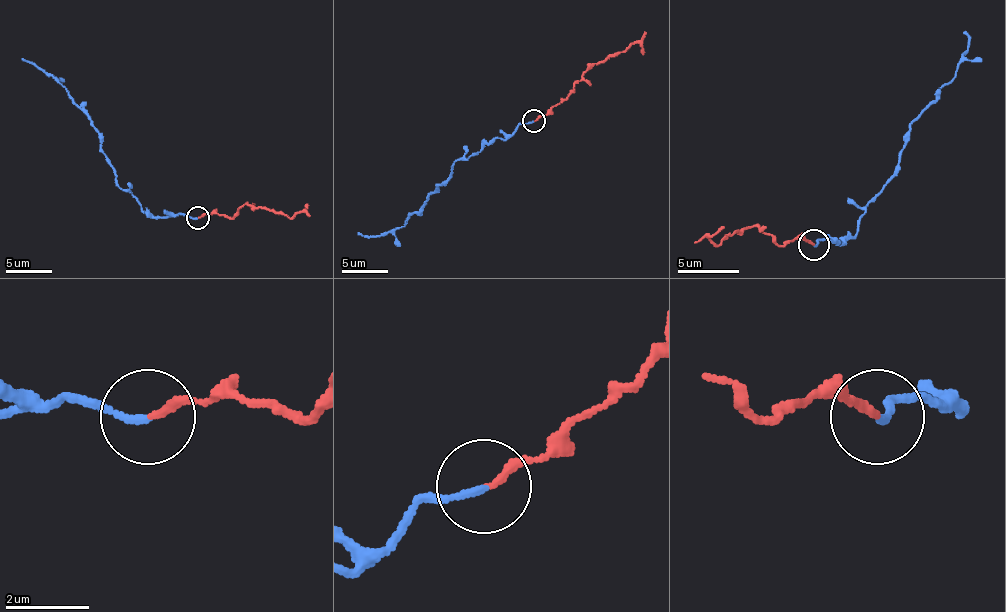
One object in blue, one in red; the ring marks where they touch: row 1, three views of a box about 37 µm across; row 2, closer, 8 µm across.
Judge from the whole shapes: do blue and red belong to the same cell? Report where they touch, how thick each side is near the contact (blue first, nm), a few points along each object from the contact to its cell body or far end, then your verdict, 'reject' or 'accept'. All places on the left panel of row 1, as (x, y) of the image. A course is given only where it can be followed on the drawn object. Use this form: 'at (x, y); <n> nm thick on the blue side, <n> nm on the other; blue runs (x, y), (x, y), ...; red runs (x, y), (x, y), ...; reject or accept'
at (197, 218); 160 nm thick on the blue side, 170 nm on the other; blue runs (196, 218), (174, 214), (153, 216), (141, 209), (118, 186), (98, 129), (63, 87), (22, 58); red runs (196, 218), (208, 214), (231, 218), (245, 204), (281, 211), (291, 218), (307, 204); accept

